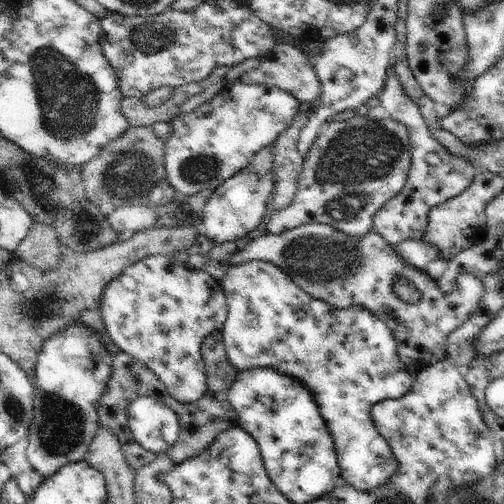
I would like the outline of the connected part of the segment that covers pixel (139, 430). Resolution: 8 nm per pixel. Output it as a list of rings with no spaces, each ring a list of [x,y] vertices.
[[[148,396],[137,397],[128,406],[127,426],[136,443],[152,453],[166,453],[180,435],[176,412]]]

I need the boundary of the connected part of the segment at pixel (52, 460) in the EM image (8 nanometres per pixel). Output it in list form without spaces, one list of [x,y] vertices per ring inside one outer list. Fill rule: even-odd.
[[[82,322],[70,326],[52,336],[42,348],[35,367],[35,398],[33,399],[33,420],[29,429],[30,444],[27,449],[28,461],[43,479],[53,476],[67,463],[83,460],[90,442],[99,426],[98,406],[104,395],[106,384],[112,375],[113,356],[101,342],[105,333],[96,333]]]

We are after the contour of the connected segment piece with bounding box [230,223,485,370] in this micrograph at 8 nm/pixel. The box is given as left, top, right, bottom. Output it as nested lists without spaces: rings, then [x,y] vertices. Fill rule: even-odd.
[[[323,223],[306,224],[296,229],[290,229],[278,235],[264,235],[253,241],[245,241],[240,244],[240,248],[230,256],[230,266],[239,266],[251,261],[265,261],[273,263],[277,268],[289,275],[289,278],[298,284],[305,292],[312,294],[312,297],[321,299],[330,304],[333,308],[346,309],[357,306],[366,308],[368,312],[379,316],[384,324],[392,330],[396,337],[396,352],[398,358],[408,366],[419,370],[421,367],[433,365],[442,360],[446,338],[460,326],[472,312],[476,312],[480,300],[484,294],[485,285],[478,280],[474,274],[465,274],[463,279],[456,283],[452,294],[446,295],[437,284],[437,281],[430,278],[422,270],[416,270],[408,266],[394,250],[395,246],[388,244],[376,230],[368,232],[362,240],[360,238],[351,238],[345,233],[339,232]],[[404,276],[408,278],[416,288],[421,292],[418,304],[406,304],[402,302],[392,286],[394,282]]]

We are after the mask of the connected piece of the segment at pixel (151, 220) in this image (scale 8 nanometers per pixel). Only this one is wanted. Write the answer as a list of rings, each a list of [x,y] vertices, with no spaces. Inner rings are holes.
[[[118,205],[106,218],[112,229],[119,234],[126,233],[126,230],[138,233],[155,228],[158,214],[156,208],[145,205]]]

